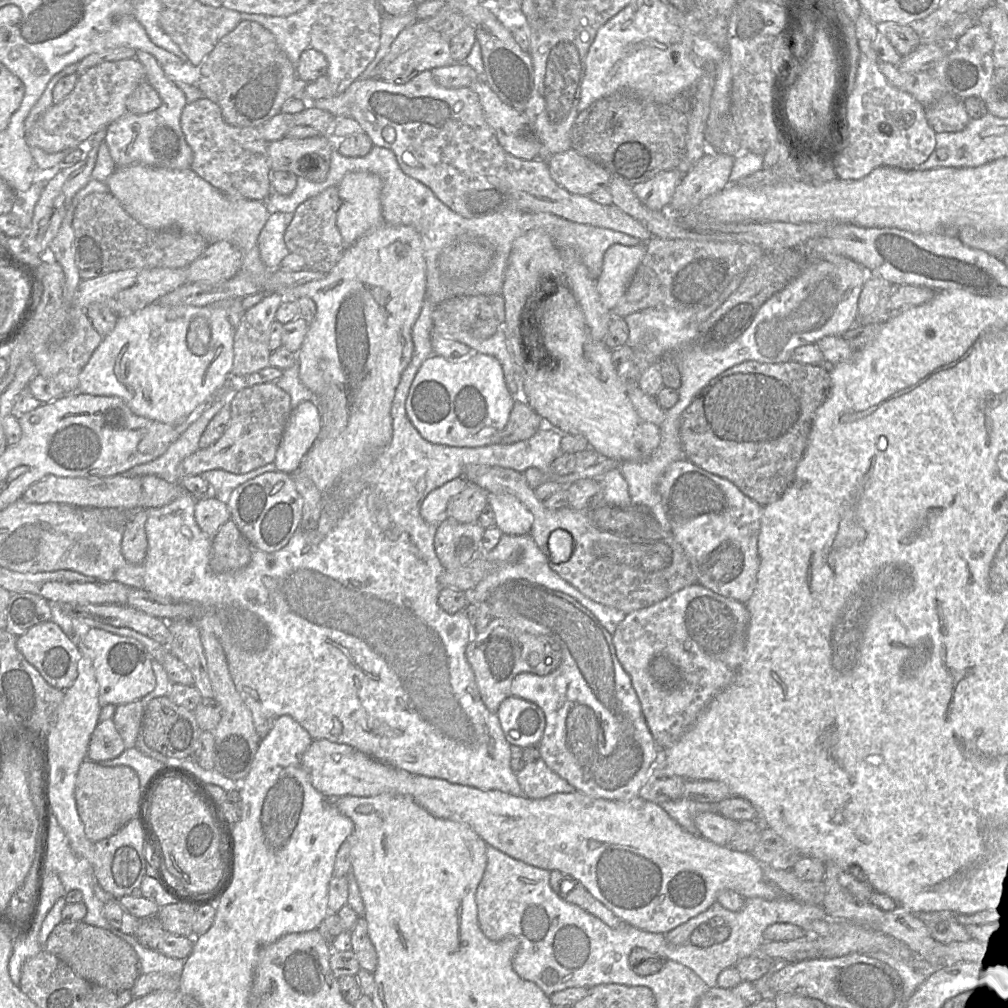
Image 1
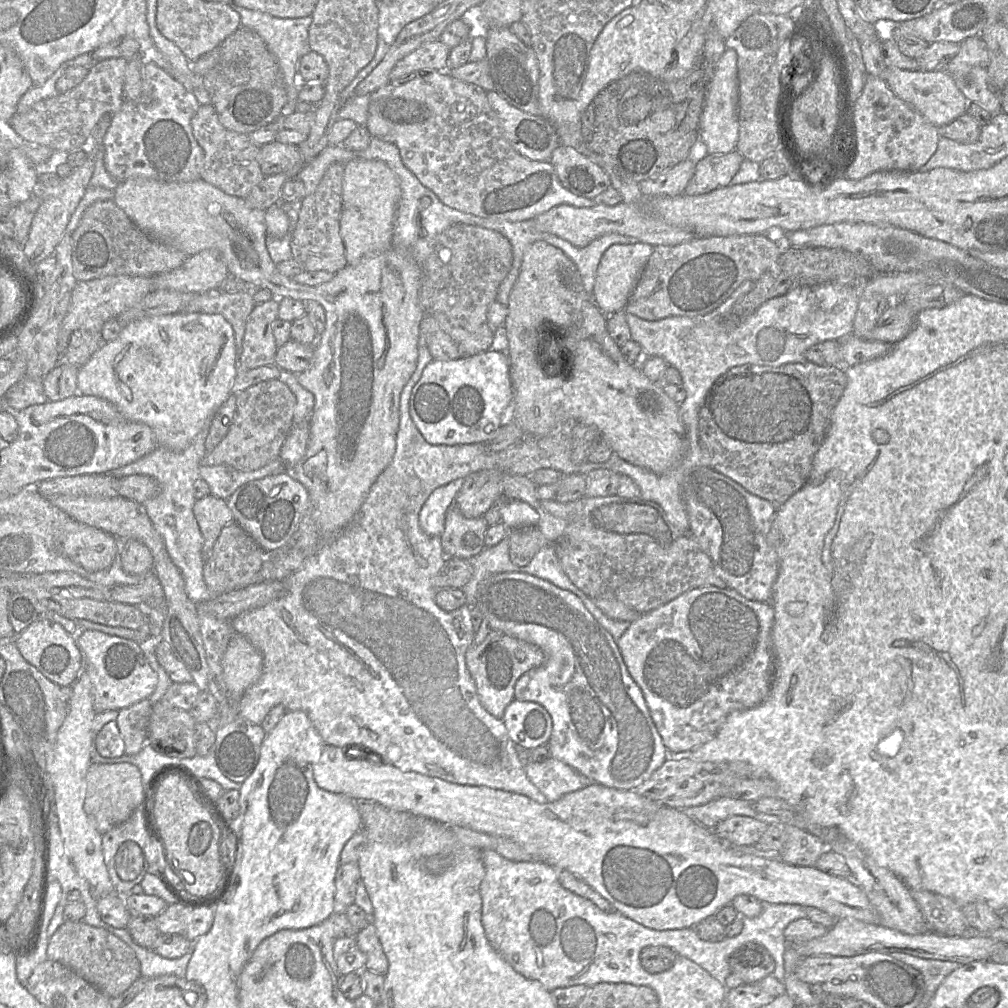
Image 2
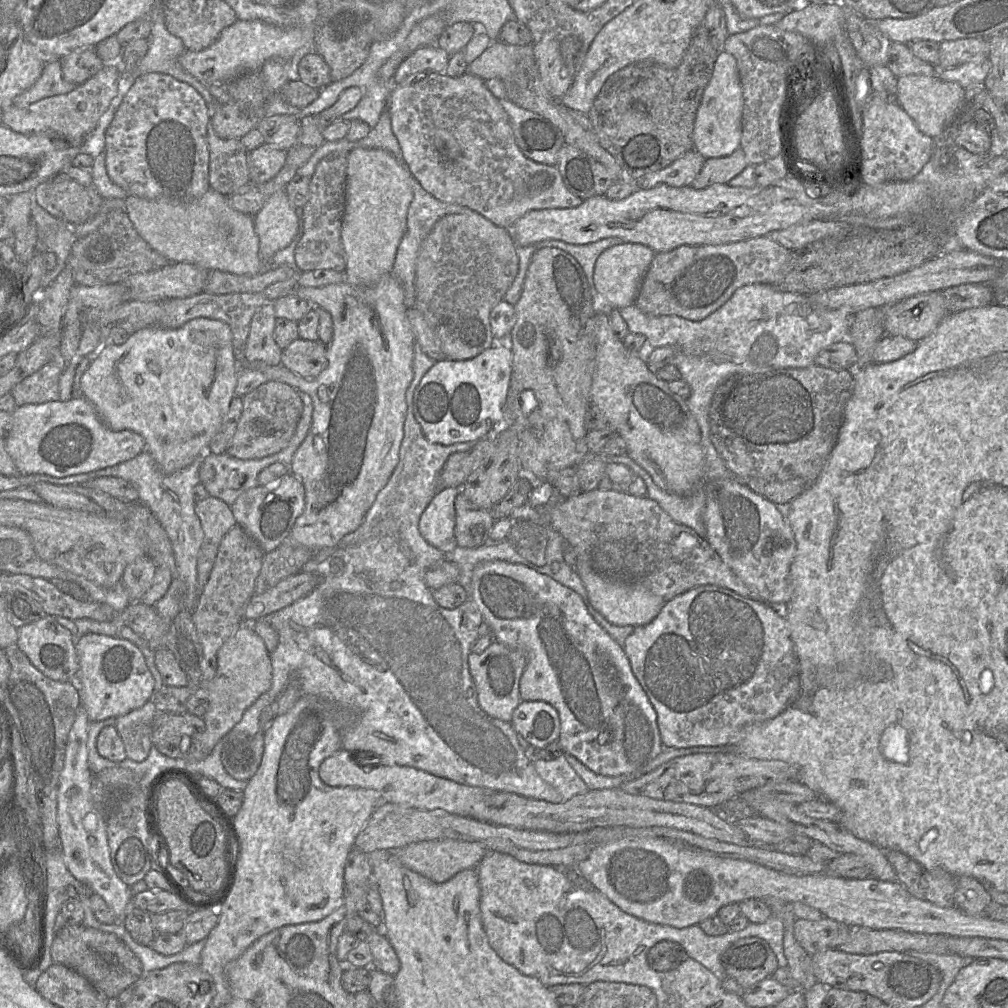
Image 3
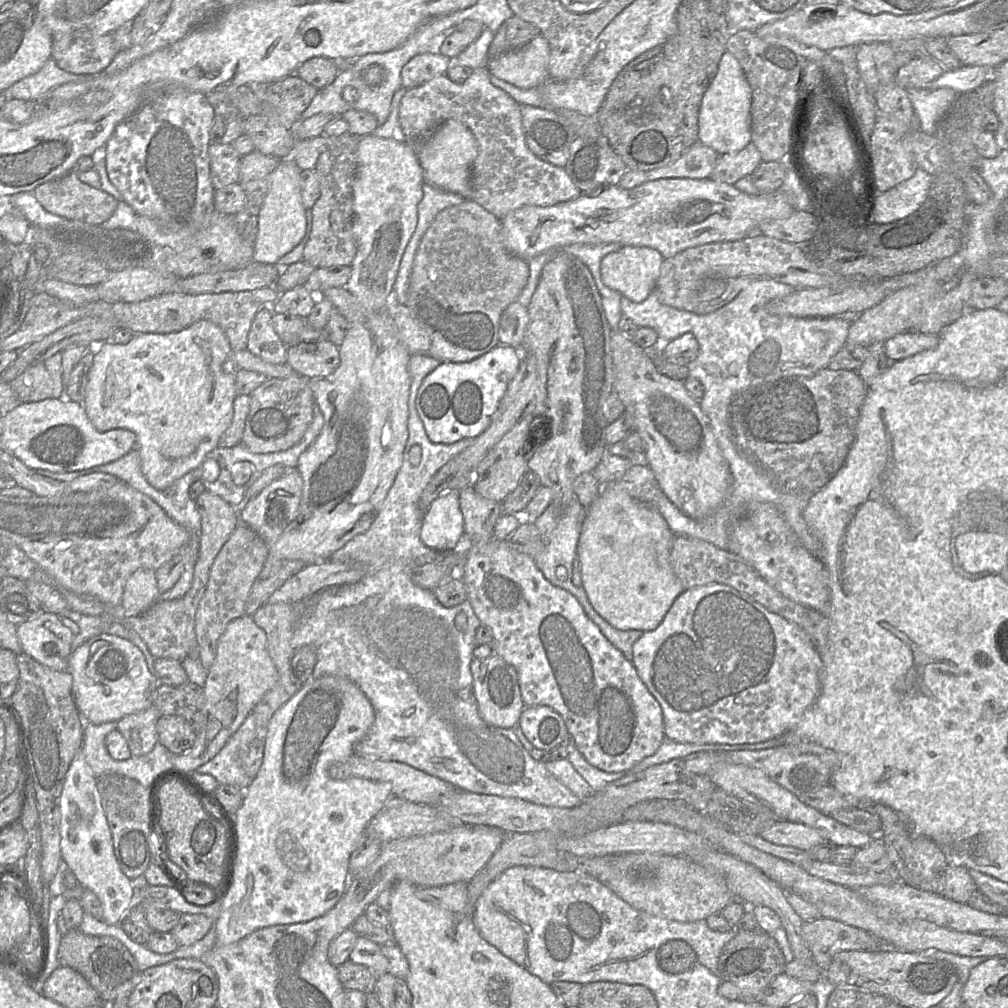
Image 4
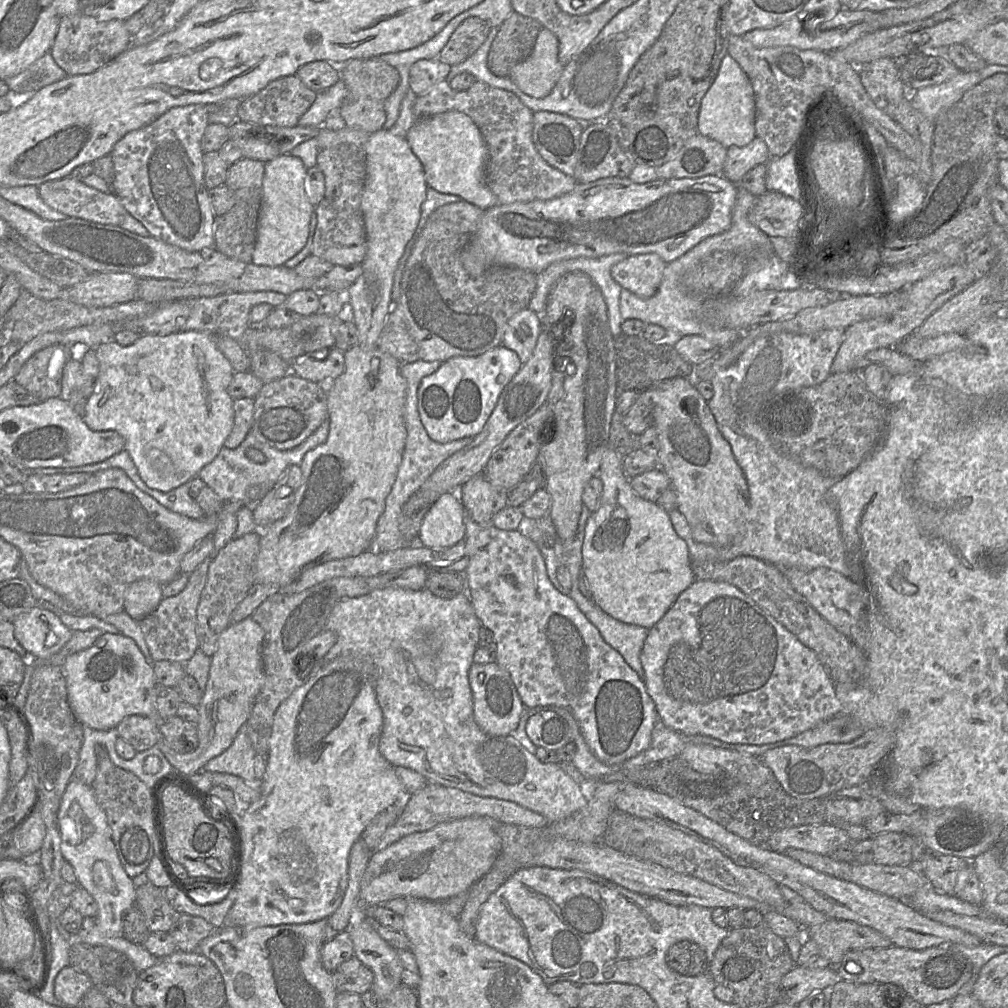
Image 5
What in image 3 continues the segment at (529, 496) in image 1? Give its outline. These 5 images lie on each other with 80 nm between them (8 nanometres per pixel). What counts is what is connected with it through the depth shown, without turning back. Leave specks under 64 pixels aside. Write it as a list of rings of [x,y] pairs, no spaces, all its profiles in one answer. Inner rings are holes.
[[[595,489],[581,492],[551,506],[545,513],[548,524],[559,532],[577,559],[589,559],[596,572],[608,580],[639,584],[666,602],[699,586],[715,585],[730,589],[742,596],[757,600],[744,582],[723,562],[721,557],[691,528],[674,522],[648,497],[639,498],[628,493]]]

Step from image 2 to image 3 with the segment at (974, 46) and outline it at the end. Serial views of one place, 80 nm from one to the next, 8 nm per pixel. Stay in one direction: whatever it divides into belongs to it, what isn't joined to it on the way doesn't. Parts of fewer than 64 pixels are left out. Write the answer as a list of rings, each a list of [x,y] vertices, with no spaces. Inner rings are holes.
[[[989,58],[981,61],[967,62],[962,65],[938,71],[940,79],[948,82],[956,82],[967,91],[984,85],[991,69]]]

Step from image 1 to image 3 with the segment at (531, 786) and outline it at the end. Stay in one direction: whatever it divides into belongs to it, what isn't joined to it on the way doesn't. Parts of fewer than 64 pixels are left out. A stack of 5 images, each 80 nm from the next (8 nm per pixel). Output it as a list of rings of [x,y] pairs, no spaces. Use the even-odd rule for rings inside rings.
[[[564,755],[554,760],[537,760],[533,763],[539,776],[554,787],[565,801],[588,790]]]

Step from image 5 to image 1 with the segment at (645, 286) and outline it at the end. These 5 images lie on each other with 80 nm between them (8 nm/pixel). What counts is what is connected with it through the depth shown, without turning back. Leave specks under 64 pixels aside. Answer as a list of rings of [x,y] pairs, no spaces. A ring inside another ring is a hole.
[[[643,242],[633,247],[613,245],[606,251],[596,285],[603,305],[610,312],[626,292],[646,251]]]

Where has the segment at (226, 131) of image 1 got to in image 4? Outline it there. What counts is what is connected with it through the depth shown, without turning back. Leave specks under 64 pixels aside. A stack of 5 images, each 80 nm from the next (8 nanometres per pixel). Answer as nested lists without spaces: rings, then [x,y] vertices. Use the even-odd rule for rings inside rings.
[[[210,143],[208,154],[211,182],[215,190],[238,182],[241,156],[232,144]]]

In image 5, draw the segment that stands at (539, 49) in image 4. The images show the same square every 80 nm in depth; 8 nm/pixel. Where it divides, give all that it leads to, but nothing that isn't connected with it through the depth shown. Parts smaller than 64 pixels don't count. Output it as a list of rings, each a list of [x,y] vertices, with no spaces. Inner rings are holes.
[[[543,28],[532,53],[510,70],[508,78],[527,95],[546,97],[557,84],[565,67],[560,63],[558,53],[557,36]]]

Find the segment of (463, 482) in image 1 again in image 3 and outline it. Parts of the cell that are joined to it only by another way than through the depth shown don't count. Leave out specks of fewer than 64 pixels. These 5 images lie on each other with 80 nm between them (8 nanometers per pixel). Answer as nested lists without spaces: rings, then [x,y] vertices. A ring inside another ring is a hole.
[[[446,488],[431,500],[419,521],[421,536],[432,546],[446,554],[456,547],[454,528],[456,522],[455,500],[461,489]]]

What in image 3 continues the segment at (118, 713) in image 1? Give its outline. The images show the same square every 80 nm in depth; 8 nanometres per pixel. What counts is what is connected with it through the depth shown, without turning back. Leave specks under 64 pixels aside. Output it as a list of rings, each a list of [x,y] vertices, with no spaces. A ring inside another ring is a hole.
[[[149,700],[142,707],[116,718],[115,728],[123,741],[126,758],[136,762],[147,758],[152,746],[152,721],[156,711],[156,704]]]

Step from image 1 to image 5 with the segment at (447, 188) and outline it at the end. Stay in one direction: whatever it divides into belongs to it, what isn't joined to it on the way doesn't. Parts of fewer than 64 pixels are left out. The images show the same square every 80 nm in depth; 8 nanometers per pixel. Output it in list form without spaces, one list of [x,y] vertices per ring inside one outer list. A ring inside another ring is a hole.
[[[446,80],[418,95],[413,114],[415,120],[447,111],[468,115],[479,128],[487,148],[485,179],[498,204],[532,200],[549,200],[571,192],[576,187],[573,177],[548,164],[533,143],[533,114],[512,92],[489,86],[477,80],[469,89],[456,91]]]

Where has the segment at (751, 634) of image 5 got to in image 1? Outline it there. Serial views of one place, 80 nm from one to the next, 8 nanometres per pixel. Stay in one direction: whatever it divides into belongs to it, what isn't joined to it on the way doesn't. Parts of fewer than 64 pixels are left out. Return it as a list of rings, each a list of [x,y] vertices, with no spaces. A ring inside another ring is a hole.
[[[694,584],[652,606],[626,614],[618,625],[612,635],[616,656],[631,678],[648,728],[660,749],[672,747],[709,703],[734,682],[745,654],[748,623],[744,603]]]

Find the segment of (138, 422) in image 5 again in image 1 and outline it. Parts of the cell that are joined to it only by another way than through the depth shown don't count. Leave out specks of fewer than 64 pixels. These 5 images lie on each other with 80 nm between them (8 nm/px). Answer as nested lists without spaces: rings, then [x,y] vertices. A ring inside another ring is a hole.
[[[153,302],[135,312],[118,315],[115,328],[103,337],[80,372],[78,393],[119,397],[137,416],[176,425],[208,401],[230,377],[234,331],[226,311],[214,305],[164,306]]]

